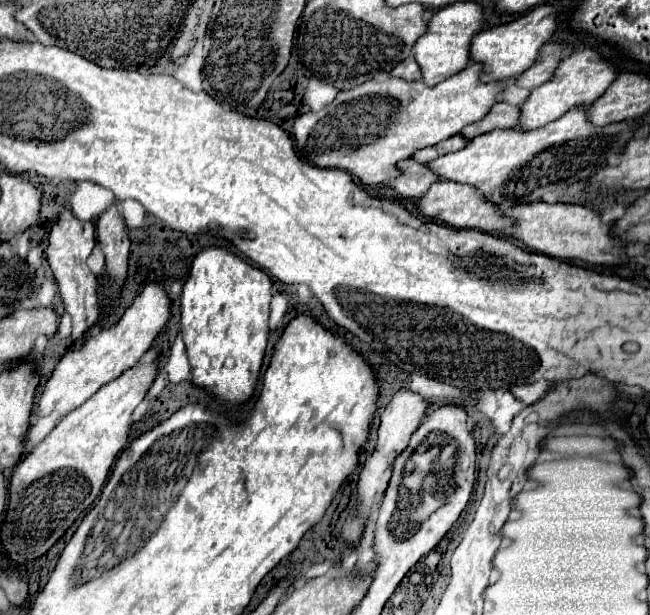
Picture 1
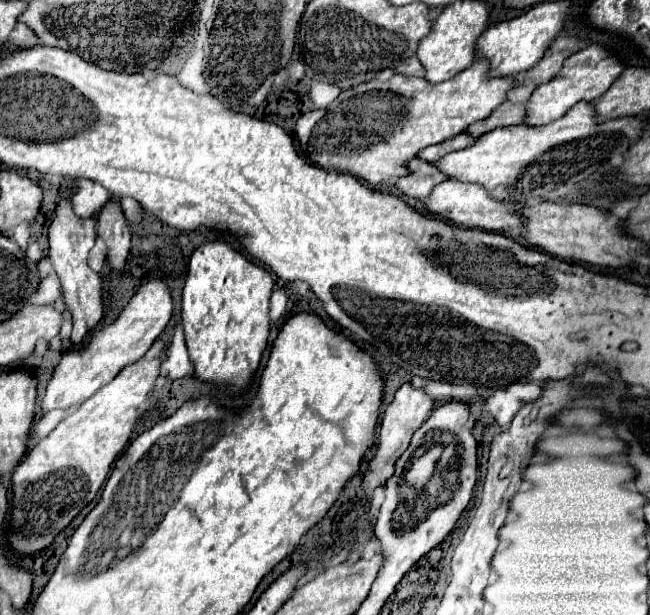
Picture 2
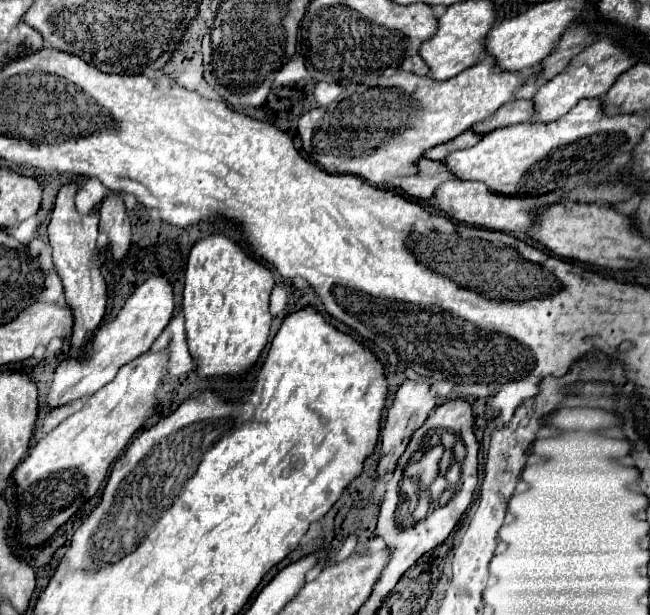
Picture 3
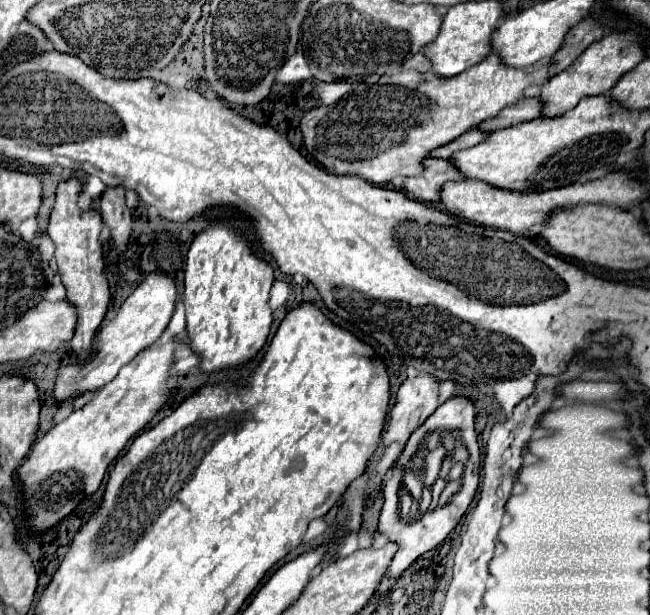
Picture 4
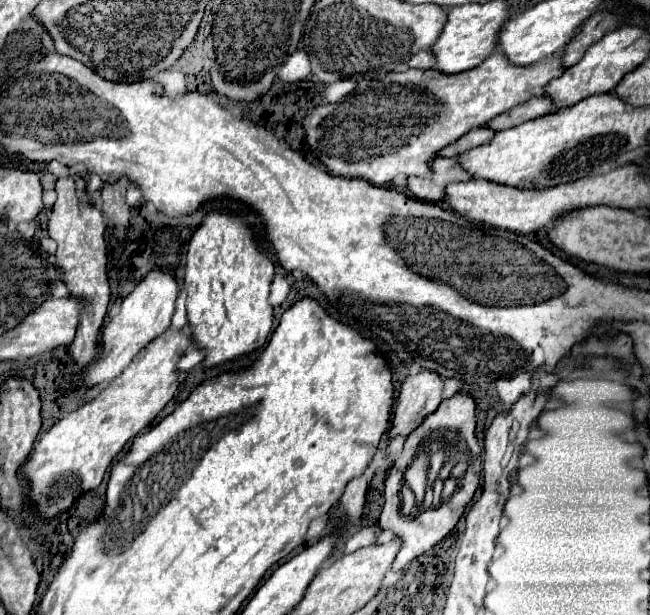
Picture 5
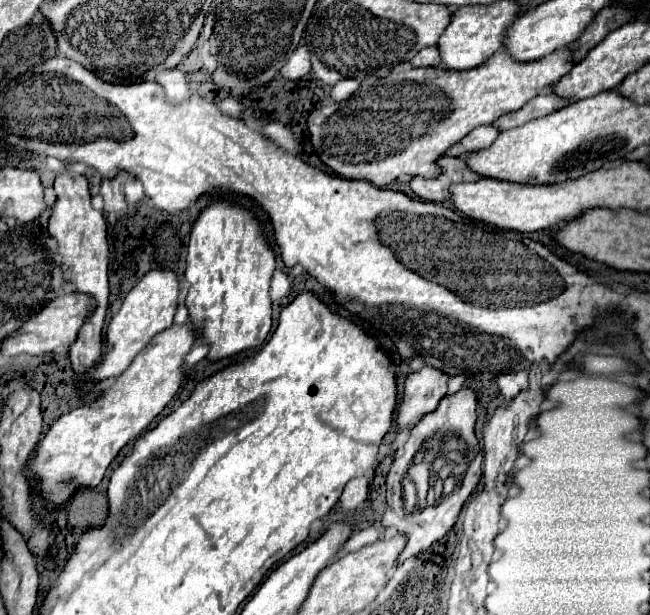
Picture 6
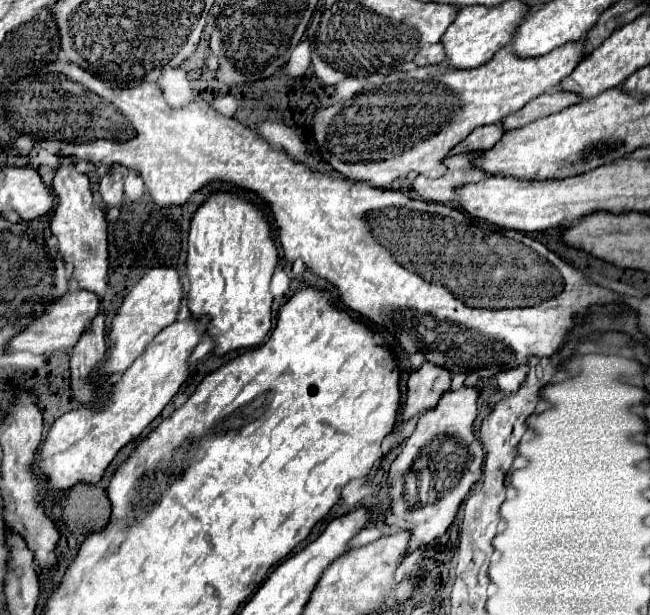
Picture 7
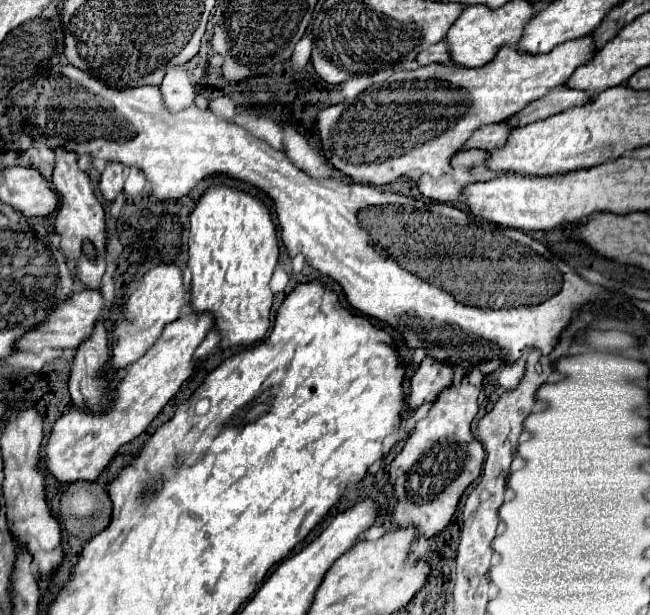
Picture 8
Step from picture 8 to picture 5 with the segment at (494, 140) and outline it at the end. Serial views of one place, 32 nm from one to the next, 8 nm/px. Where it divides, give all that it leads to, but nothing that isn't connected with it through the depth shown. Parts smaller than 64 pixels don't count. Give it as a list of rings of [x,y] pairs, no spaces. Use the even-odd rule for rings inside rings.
[[[474,128],[470,132],[466,132],[460,140],[456,140],[454,144],[448,144],[446,148],[442,148],[438,152],[438,156],[444,156],[444,158],[452,158],[452,156],[458,156],[460,152],[466,152],[470,148],[476,148],[480,144],[486,144],[488,140],[492,140],[494,136],[494,130],[488,130],[488,128]]]

